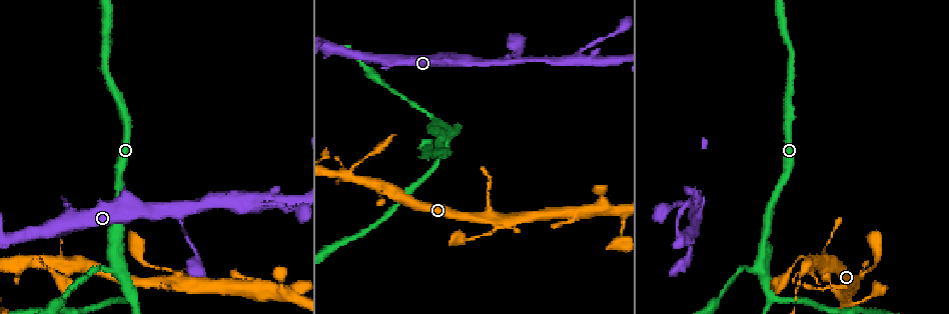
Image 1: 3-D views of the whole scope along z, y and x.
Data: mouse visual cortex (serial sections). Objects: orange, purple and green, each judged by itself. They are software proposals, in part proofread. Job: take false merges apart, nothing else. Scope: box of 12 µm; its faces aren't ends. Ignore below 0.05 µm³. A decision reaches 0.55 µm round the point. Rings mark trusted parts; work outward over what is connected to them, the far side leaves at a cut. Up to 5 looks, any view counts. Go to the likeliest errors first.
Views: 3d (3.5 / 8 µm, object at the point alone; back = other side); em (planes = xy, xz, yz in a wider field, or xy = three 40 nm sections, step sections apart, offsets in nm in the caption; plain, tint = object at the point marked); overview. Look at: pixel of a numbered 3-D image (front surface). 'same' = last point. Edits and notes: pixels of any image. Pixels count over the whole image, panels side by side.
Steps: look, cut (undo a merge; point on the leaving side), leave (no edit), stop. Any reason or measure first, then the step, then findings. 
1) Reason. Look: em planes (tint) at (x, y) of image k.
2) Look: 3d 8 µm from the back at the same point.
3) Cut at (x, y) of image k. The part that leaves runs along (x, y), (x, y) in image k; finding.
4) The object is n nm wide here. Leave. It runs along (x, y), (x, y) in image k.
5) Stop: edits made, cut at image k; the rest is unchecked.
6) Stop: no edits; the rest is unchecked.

Arms part here. Look: 3d 8 µm at (202, 206) of image 1.

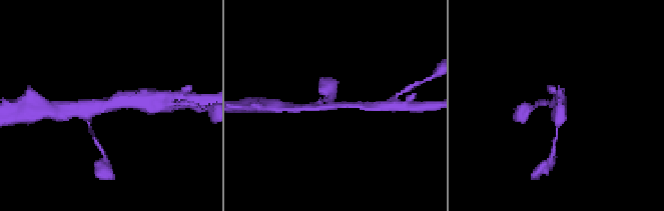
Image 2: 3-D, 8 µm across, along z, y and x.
Look: em xy step 1 (tint) at (111, 104) of image 2.

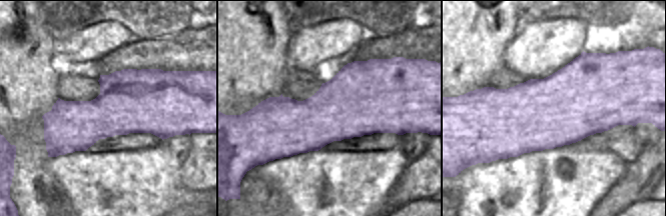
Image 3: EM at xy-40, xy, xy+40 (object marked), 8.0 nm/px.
Leave. It runs along (82, 106), (141, 103) in image 2; continuous, no second cell.

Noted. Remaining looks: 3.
Arms part here. Look: 3d 3.5 µm at (251, 205) of image 1.

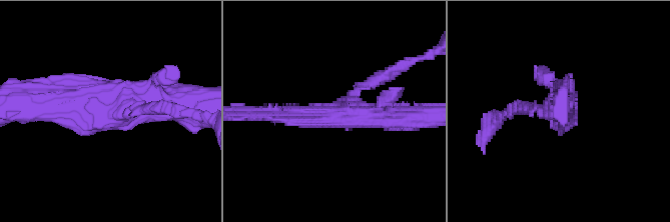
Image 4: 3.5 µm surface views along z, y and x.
3 arms meet here; the arms are 150, 300, 400 nm wide; shape alone is not enough. Look: em xy step 5 (tint) at (337, 114) of image 4.

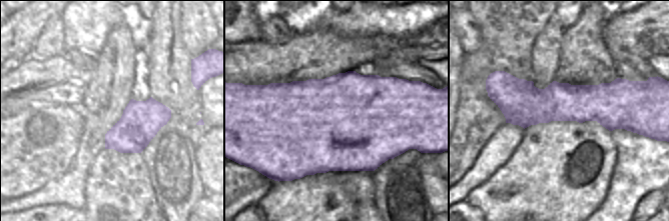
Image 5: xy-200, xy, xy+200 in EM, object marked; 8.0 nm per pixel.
Leave. It runs along (500, 103), (603, 103), (623, 112) in image 5; continuous, no second cell.

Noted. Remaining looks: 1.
Stop: no edits; the rest is unchecked.

